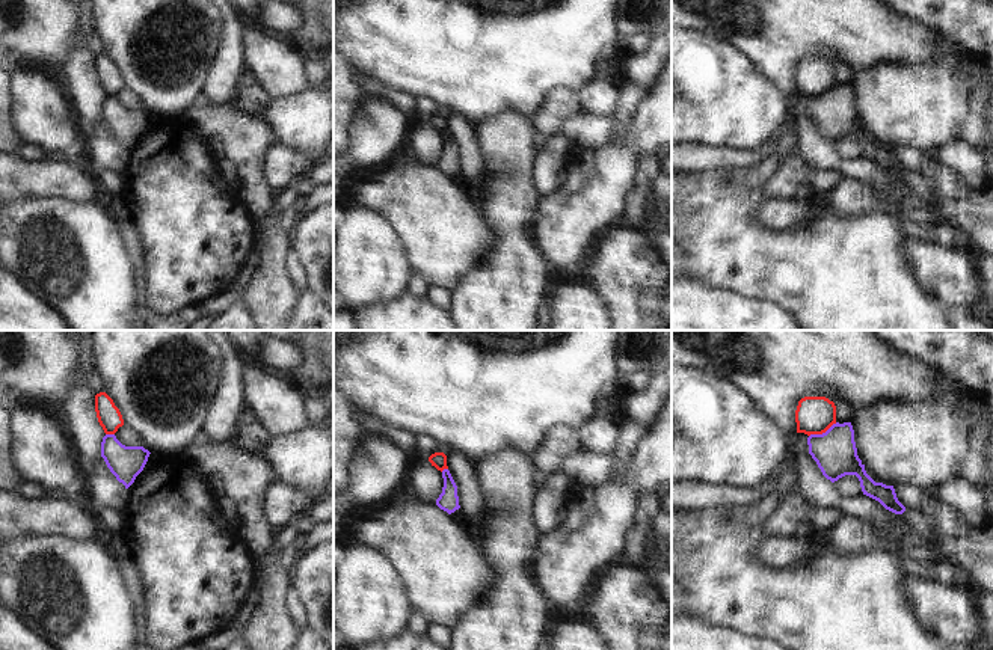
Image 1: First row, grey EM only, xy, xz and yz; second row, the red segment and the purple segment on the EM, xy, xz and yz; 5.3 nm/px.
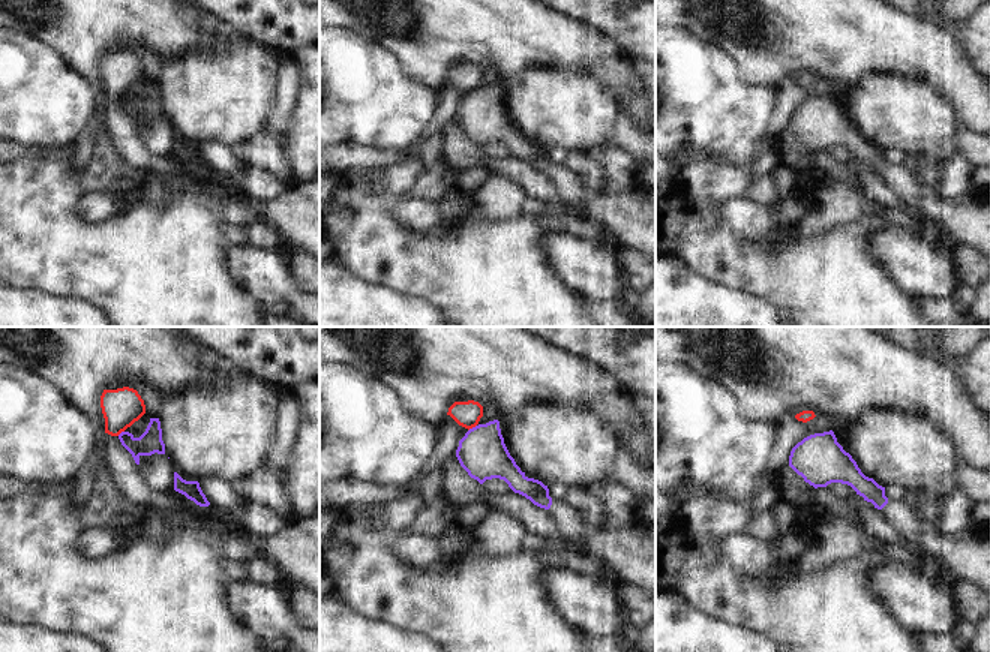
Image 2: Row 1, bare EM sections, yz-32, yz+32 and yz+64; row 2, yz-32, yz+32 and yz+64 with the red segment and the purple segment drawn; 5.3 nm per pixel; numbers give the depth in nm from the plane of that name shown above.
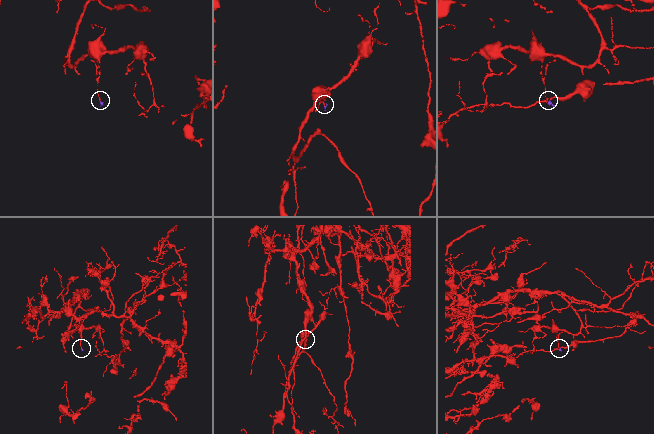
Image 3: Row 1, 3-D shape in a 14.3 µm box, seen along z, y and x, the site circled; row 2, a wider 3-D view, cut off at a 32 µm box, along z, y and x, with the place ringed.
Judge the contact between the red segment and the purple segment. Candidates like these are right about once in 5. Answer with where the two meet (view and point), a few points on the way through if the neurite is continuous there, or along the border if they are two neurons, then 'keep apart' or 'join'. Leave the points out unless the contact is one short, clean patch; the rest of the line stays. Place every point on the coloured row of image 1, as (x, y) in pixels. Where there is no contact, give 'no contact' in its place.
contact yz (823, 432); border yz (836, 423), (824, 432), (809, 436); keep apart

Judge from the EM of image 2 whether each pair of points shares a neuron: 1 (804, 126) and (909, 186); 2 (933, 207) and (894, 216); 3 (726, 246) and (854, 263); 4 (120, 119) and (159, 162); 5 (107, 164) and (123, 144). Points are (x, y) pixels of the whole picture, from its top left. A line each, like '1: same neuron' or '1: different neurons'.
1: same neuron
2: different neurons
3: same neuron
4: same neuron
5: different neurons

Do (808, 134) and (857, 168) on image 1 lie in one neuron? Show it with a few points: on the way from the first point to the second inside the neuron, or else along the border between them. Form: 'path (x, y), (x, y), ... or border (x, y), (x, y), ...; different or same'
path (820, 147), (838, 165), (845, 168); same

